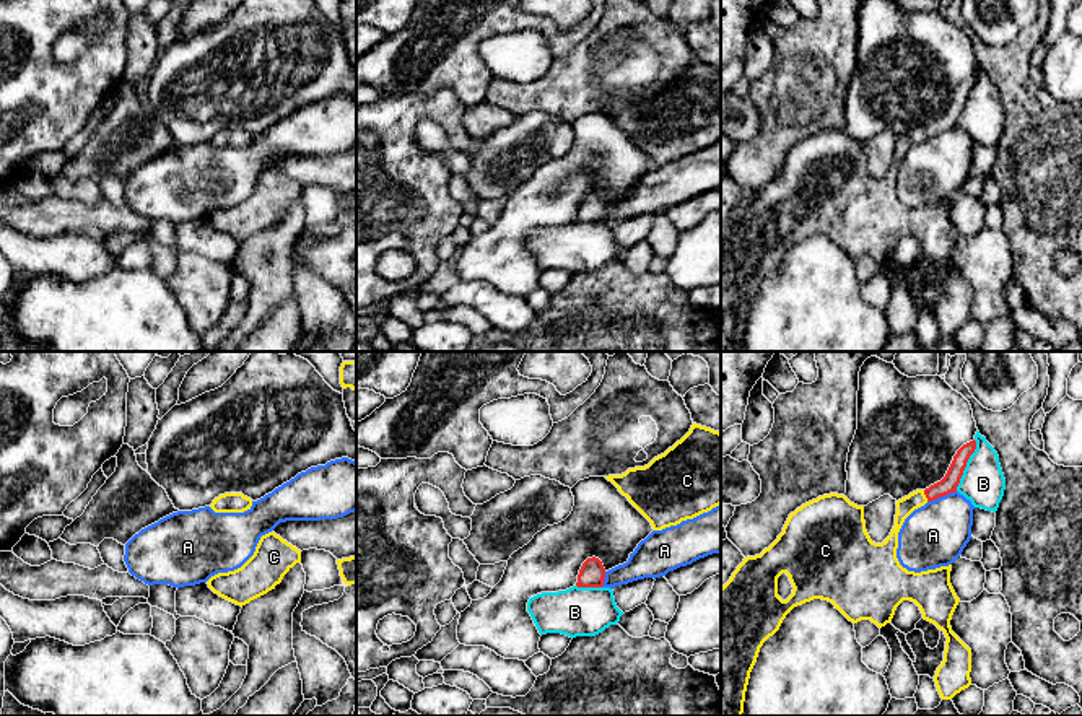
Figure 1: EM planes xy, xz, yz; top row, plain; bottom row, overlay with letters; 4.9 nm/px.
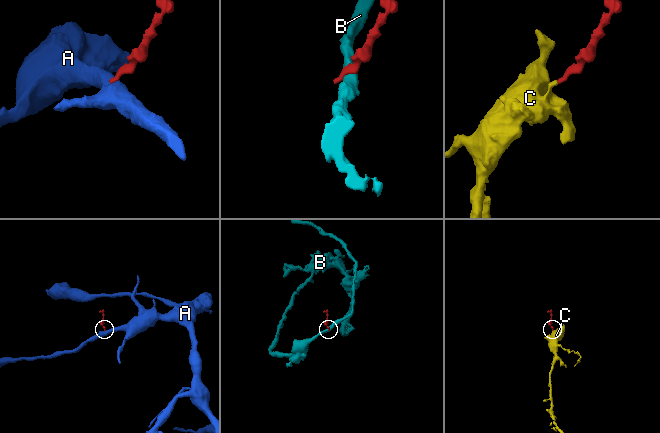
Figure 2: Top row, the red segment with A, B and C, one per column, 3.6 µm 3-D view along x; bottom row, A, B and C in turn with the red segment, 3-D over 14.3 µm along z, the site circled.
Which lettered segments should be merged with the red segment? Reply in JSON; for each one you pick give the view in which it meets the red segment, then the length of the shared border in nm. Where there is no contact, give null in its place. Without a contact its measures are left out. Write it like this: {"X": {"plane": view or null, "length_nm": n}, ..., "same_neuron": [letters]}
{"C": {"plane": "yz", "length_nm": 60}, "same_neuron": ["C"]}

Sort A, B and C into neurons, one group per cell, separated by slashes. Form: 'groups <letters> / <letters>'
groups A / B / C

